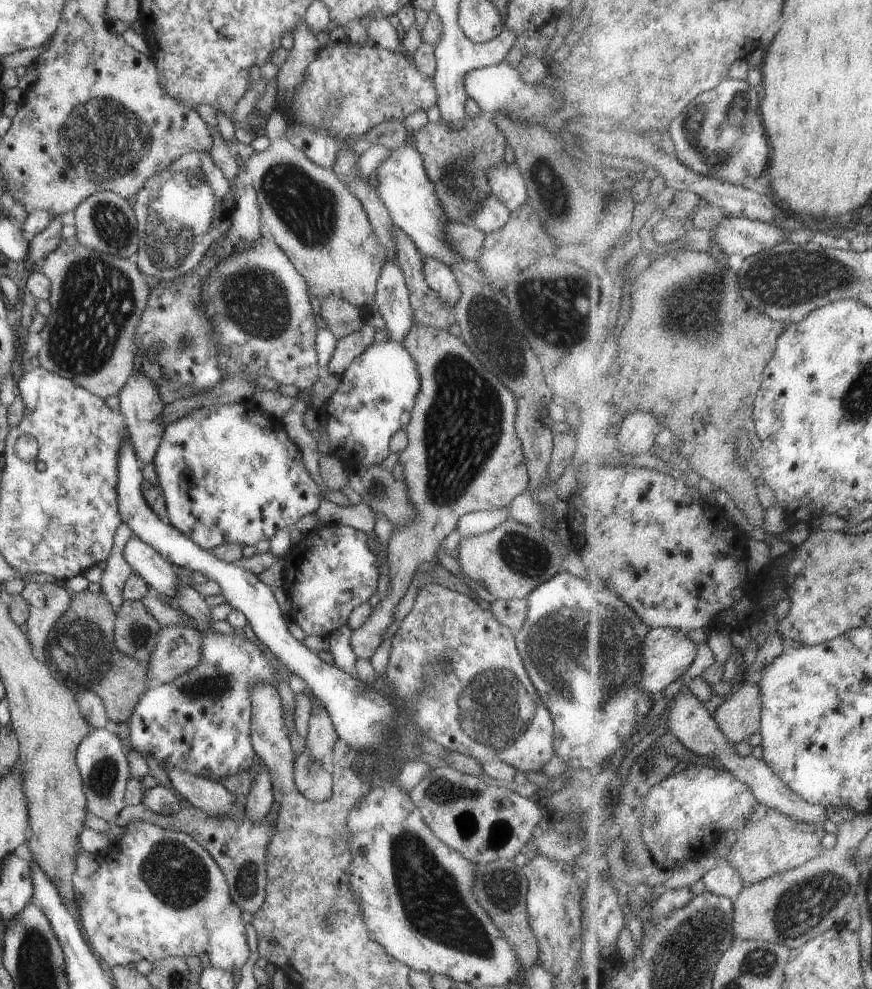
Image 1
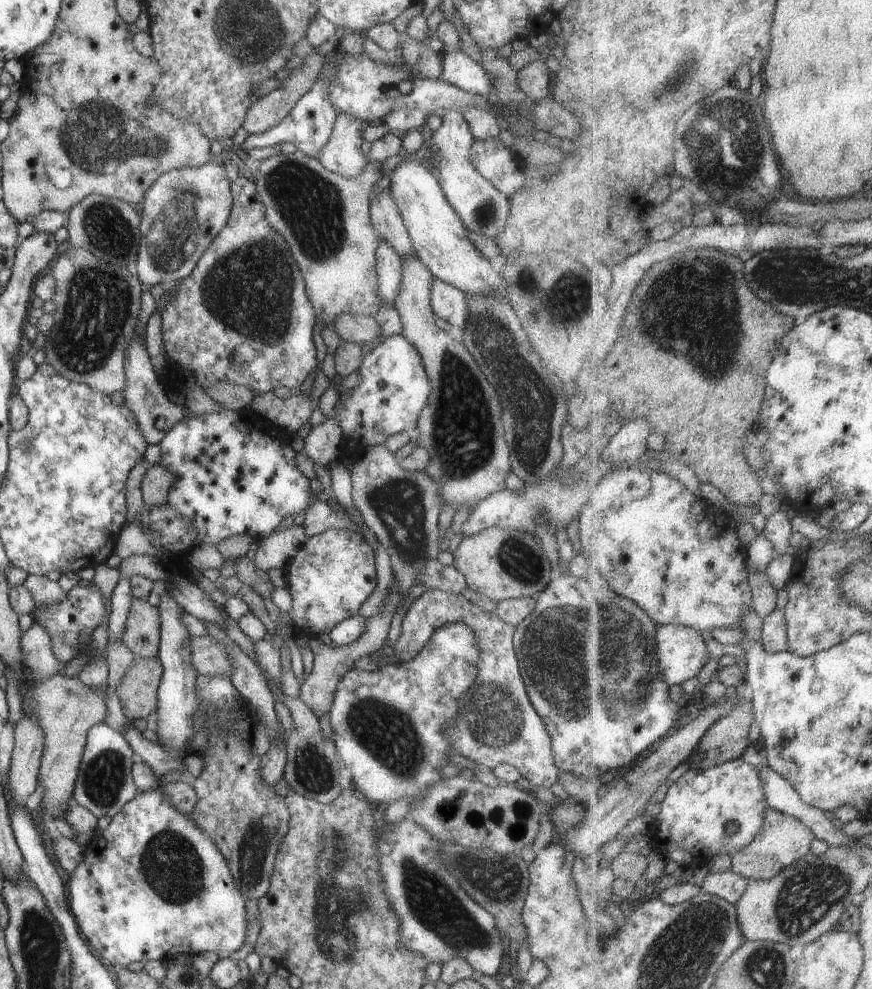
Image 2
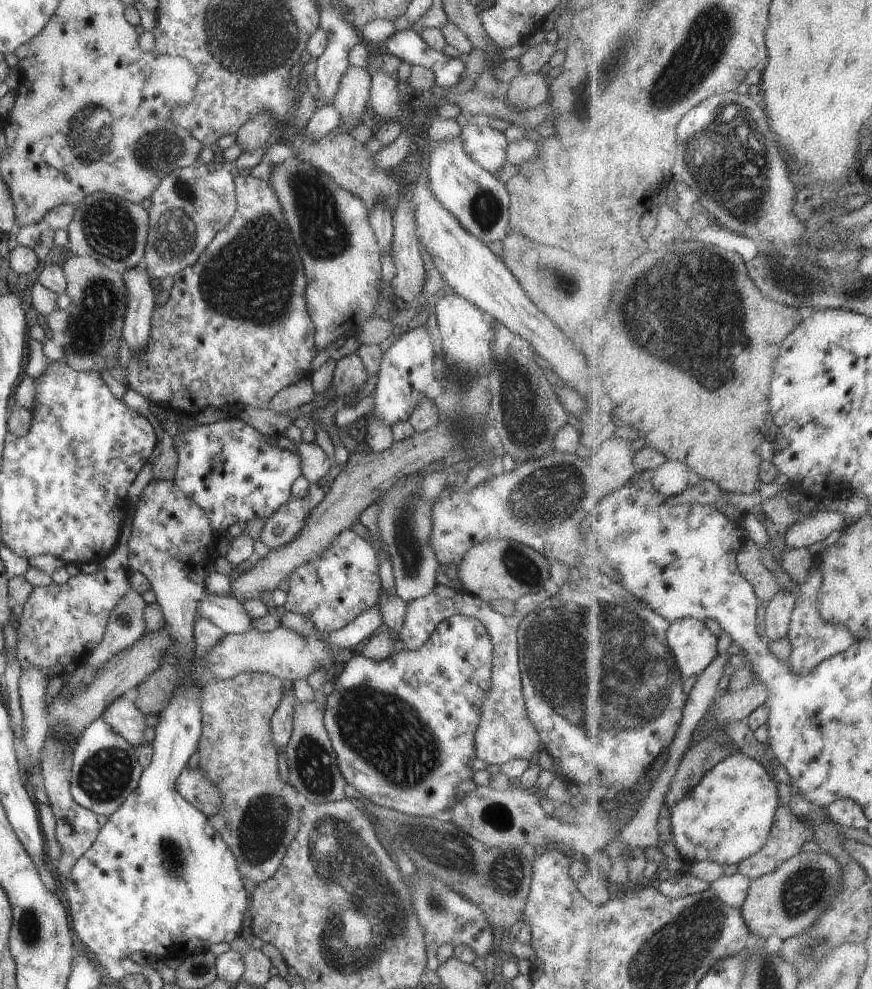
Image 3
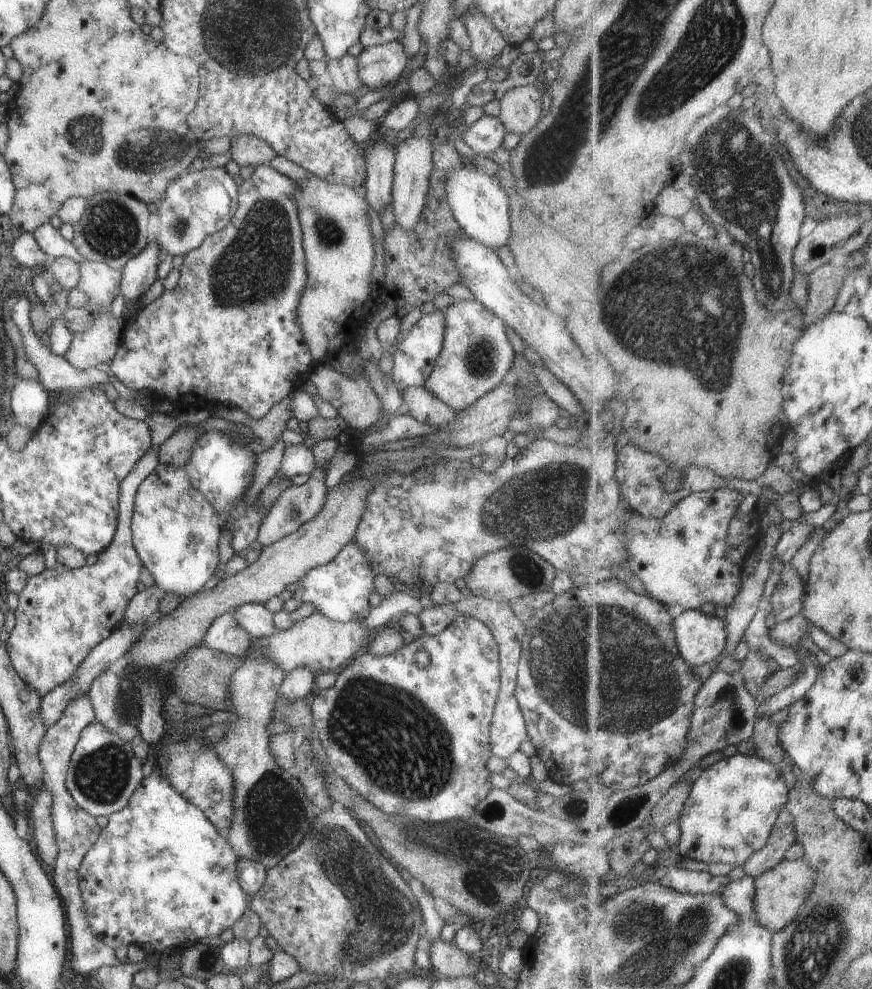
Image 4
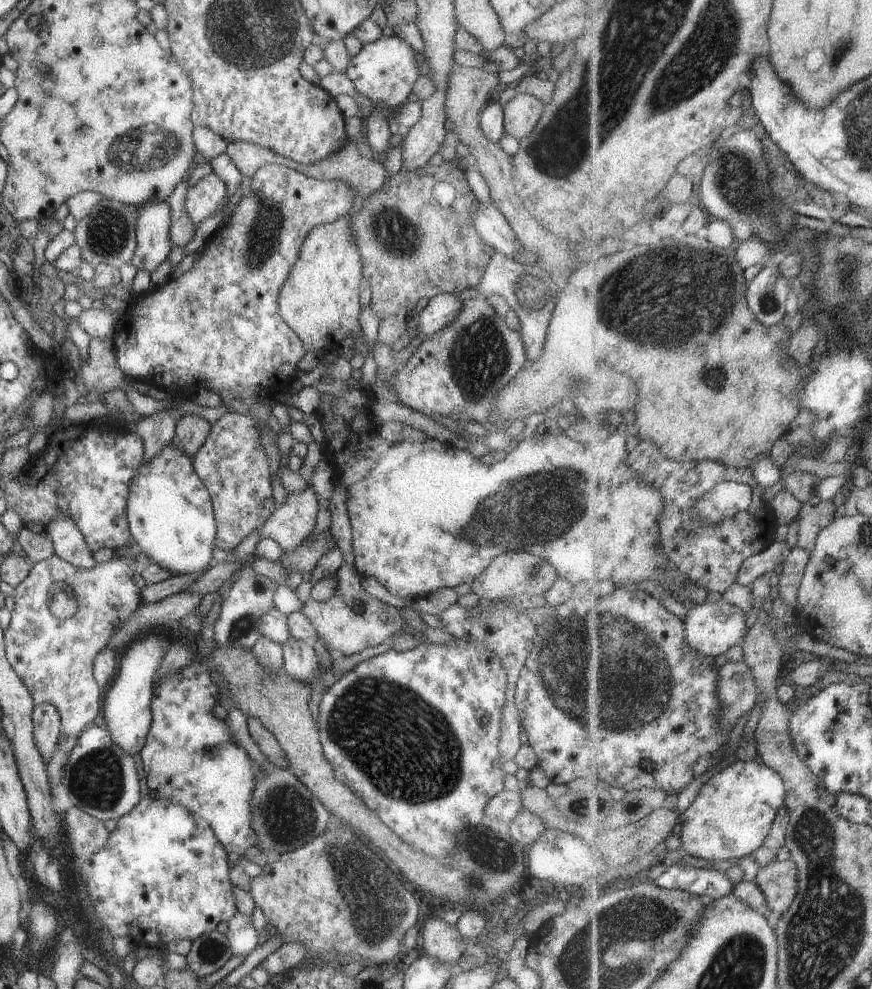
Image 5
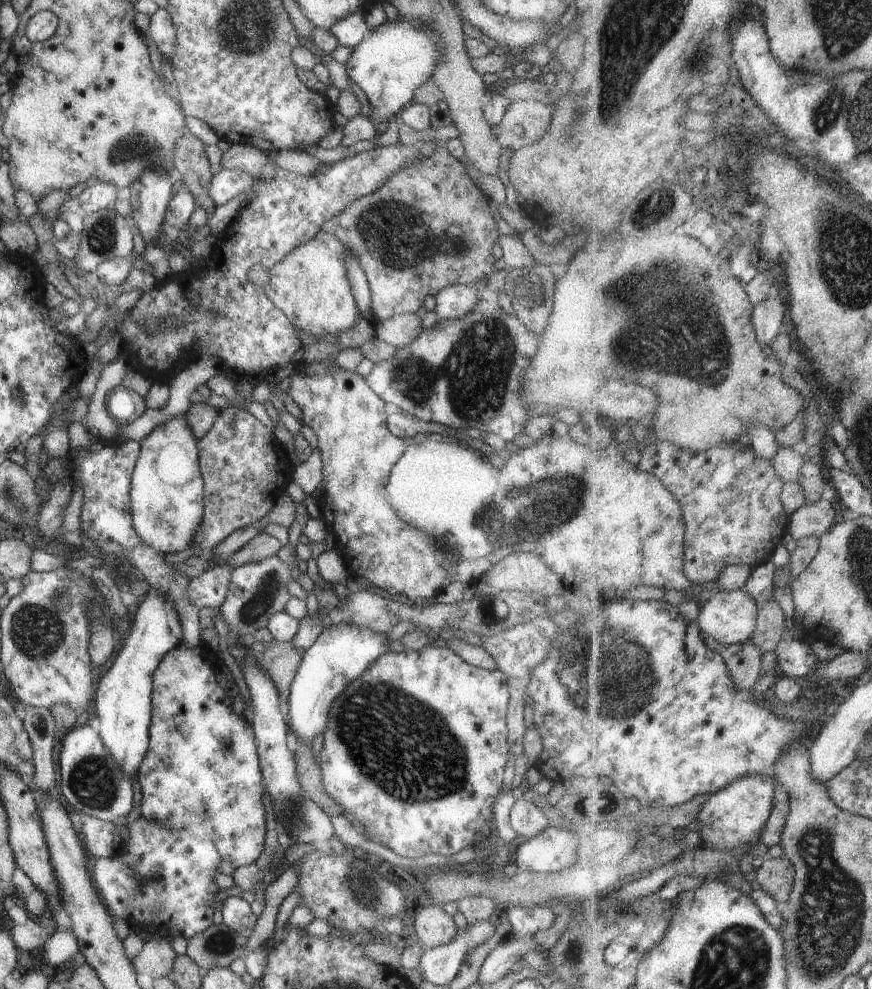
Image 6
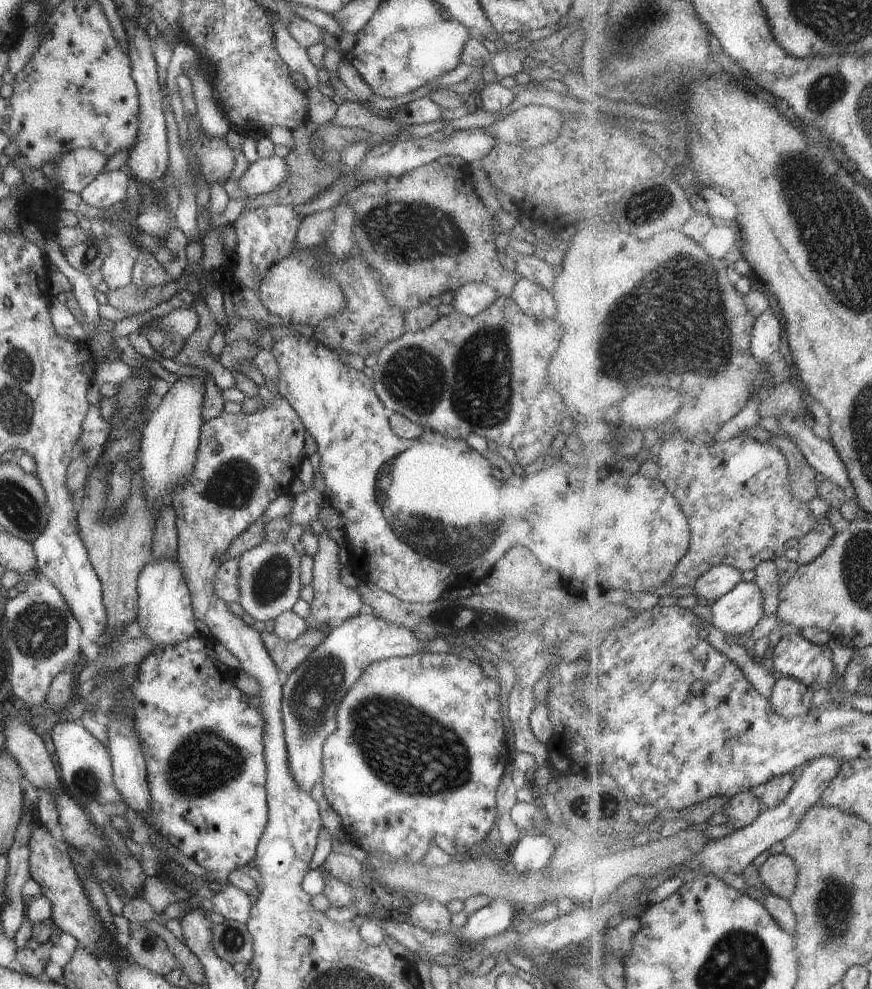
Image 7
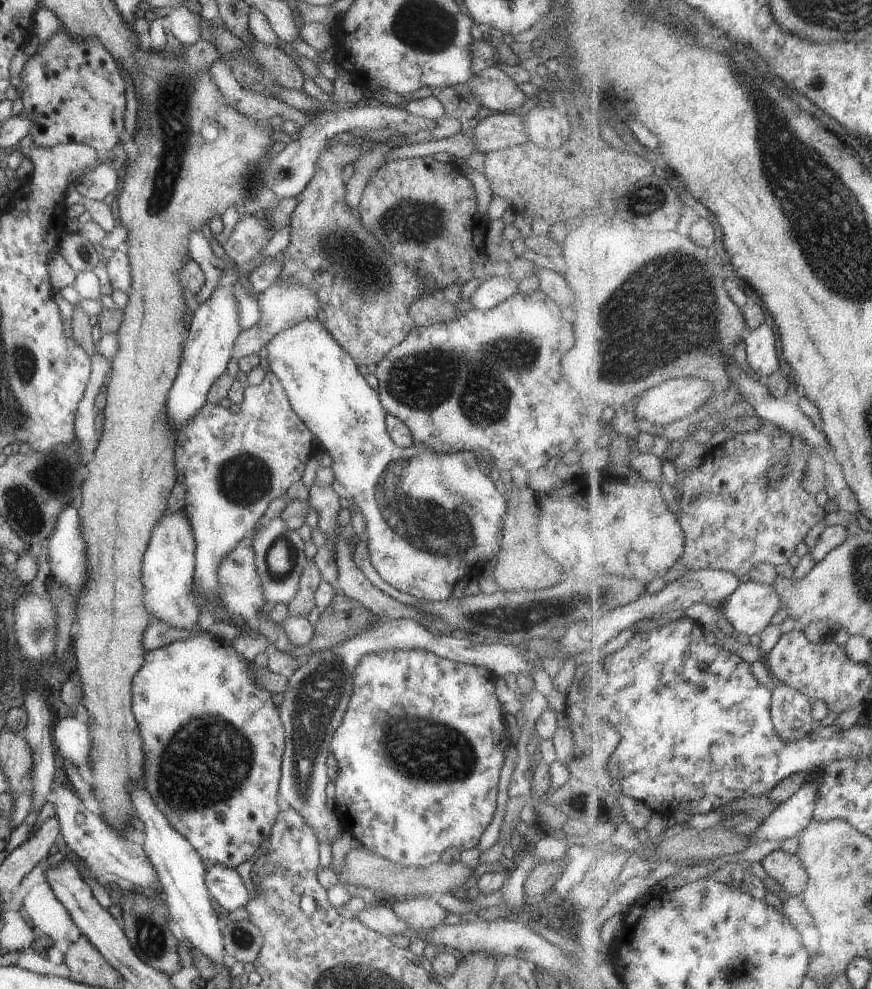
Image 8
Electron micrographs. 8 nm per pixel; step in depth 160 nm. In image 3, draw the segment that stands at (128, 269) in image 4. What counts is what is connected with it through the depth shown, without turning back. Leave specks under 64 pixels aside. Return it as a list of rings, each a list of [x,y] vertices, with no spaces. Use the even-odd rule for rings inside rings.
[[[139,264],[123,272],[127,290],[127,310],[122,326],[122,338],[129,352],[145,350],[151,328],[151,313],[155,308],[149,276]]]

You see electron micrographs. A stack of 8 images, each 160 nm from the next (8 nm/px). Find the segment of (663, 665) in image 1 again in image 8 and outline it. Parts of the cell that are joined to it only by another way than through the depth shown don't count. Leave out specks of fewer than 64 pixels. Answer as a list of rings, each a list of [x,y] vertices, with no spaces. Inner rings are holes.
[[[749,580],[729,596],[721,610],[722,622],[728,630],[760,635],[781,608],[781,598],[774,587]]]

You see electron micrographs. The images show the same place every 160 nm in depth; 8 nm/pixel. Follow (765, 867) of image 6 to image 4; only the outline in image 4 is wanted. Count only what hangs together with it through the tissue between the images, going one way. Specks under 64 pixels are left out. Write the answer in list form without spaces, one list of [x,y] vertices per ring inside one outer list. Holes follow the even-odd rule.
[[[784,860],[775,869],[767,870],[762,876],[754,880],[755,912],[761,926],[765,926],[772,934],[775,930],[785,928],[799,912],[801,912],[813,886],[817,880],[817,870],[809,866],[807,860]]]

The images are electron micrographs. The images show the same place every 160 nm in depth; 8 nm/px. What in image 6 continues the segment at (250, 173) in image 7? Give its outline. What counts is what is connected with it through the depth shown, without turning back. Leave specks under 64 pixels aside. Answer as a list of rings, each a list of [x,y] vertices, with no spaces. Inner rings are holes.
[[[221,168],[218,174],[210,178],[208,193],[216,205],[221,205],[254,186],[255,180],[248,172]]]

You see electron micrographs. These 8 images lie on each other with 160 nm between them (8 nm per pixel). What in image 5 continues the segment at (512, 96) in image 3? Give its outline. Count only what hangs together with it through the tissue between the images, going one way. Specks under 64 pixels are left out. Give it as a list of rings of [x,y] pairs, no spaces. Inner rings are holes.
[[[517,93],[502,108],[504,134],[509,134],[517,140],[527,136],[539,120],[543,105],[531,95]]]

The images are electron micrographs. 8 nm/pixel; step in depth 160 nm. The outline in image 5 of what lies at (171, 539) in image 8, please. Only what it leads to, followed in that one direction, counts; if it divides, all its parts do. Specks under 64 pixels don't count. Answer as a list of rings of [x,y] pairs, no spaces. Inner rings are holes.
[[[159,630],[154,636],[149,634],[145,638],[135,639],[127,652],[123,654],[117,670],[117,678],[113,680],[113,686],[109,688],[103,700],[103,719],[107,725],[106,730],[111,740],[125,750],[125,754],[134,756],[139,753],[145,744],[145,736],[150,726],[149,704],[152,696],[151,680],[155,676],[155,670],[159,668],[159,662],[166,652],[166,642],[159,635]]]

